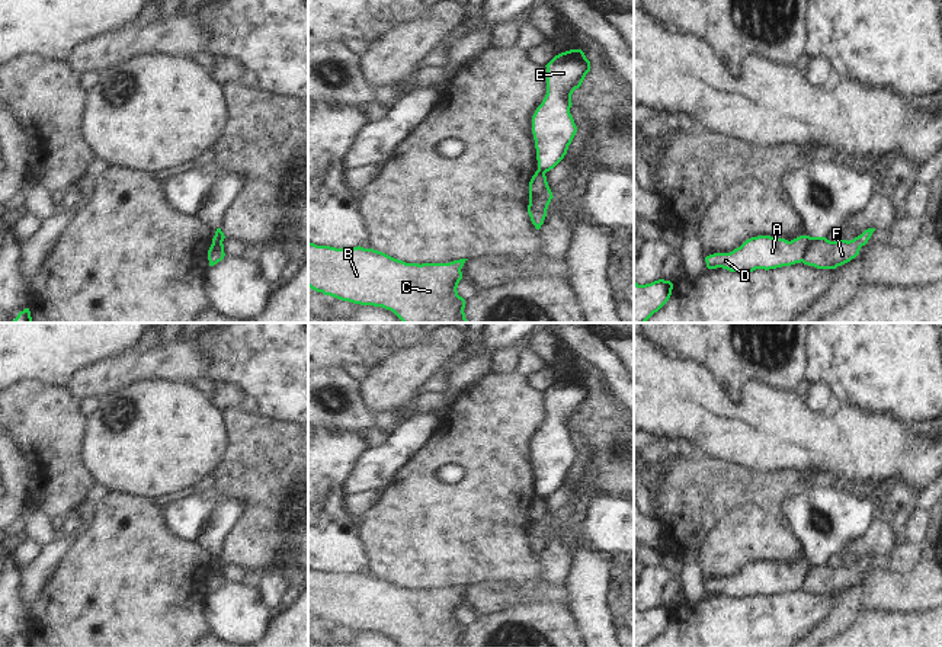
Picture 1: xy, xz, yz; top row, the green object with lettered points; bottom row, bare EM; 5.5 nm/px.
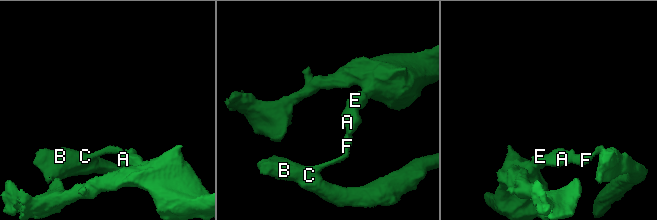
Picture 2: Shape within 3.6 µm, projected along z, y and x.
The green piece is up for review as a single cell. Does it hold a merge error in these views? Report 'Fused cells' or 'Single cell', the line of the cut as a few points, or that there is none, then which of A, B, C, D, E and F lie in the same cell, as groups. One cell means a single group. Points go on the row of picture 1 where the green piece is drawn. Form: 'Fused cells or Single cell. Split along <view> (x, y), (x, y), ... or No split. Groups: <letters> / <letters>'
Fused cells. Split along yz (811, 237), (801, 260). Groups: A D E / B C F

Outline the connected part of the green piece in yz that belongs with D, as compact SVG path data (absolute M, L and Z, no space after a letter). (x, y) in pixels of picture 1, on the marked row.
M770 236L746 240L730 253L714 253L705 257L708 269L722 268L730 272L753 272L756 269L776 269L801 263L810 236L800 236L791 241Z

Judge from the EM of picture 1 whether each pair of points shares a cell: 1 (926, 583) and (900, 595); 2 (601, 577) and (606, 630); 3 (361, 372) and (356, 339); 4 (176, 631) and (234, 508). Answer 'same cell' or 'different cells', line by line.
1: same cell
2: same cell
3: different cells
4: different cells

